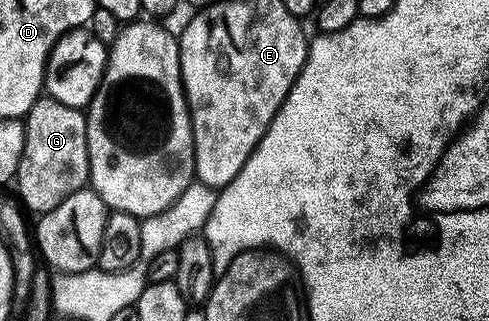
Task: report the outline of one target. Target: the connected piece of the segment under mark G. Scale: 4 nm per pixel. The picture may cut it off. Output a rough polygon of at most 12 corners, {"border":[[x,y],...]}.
{"border":[[40,96],[17,198],[48,214],[89,182],[87,116]]}

